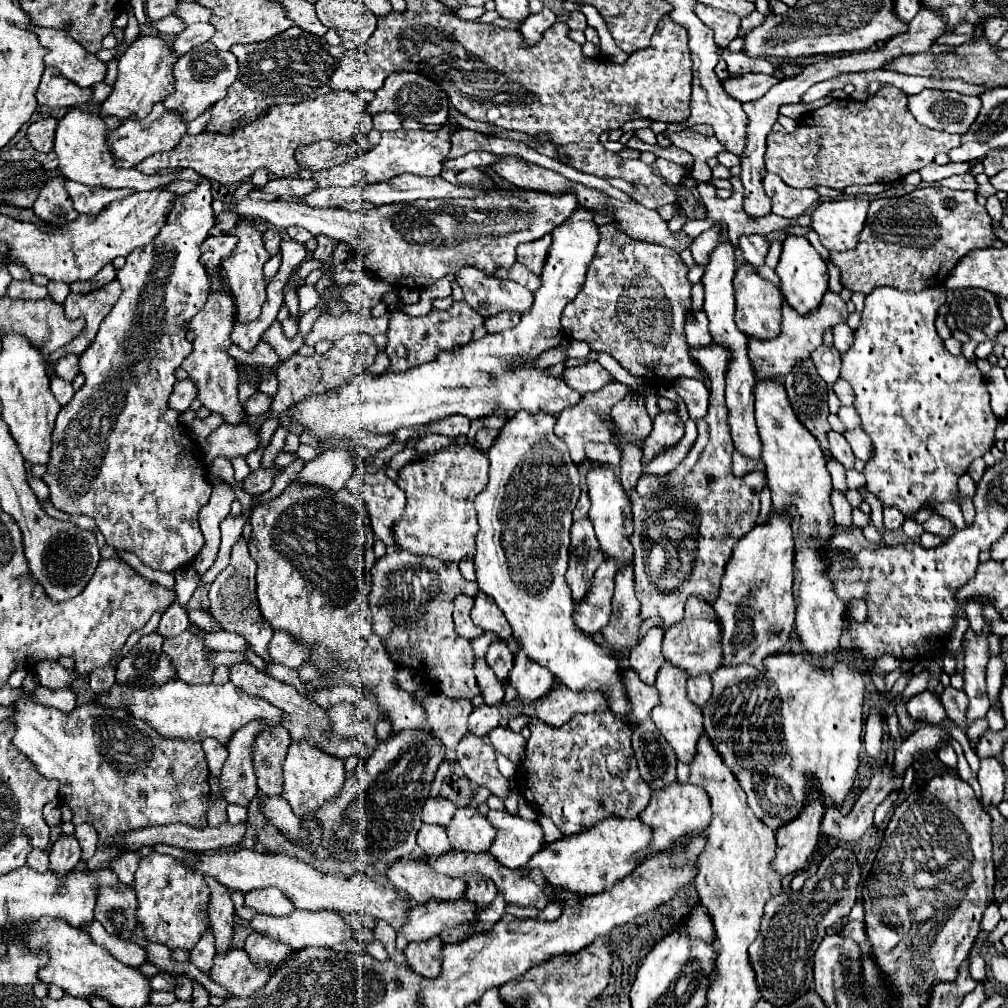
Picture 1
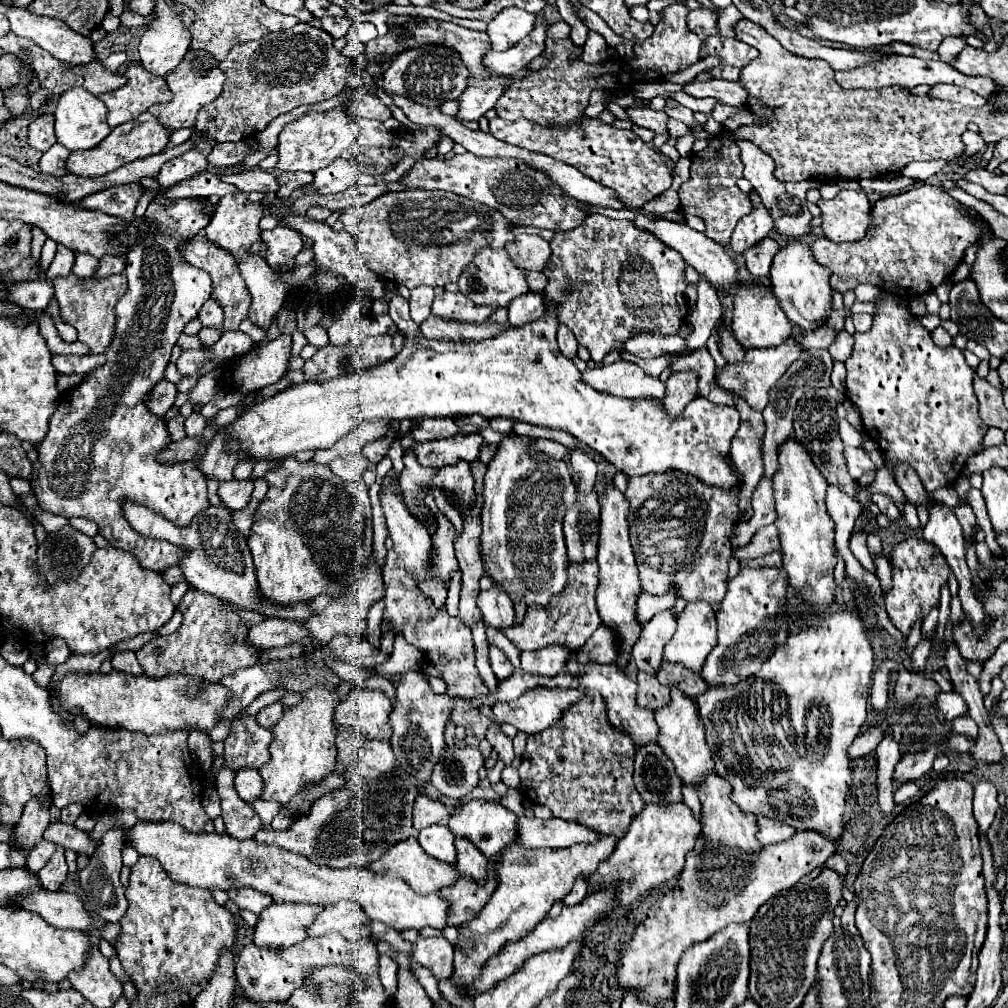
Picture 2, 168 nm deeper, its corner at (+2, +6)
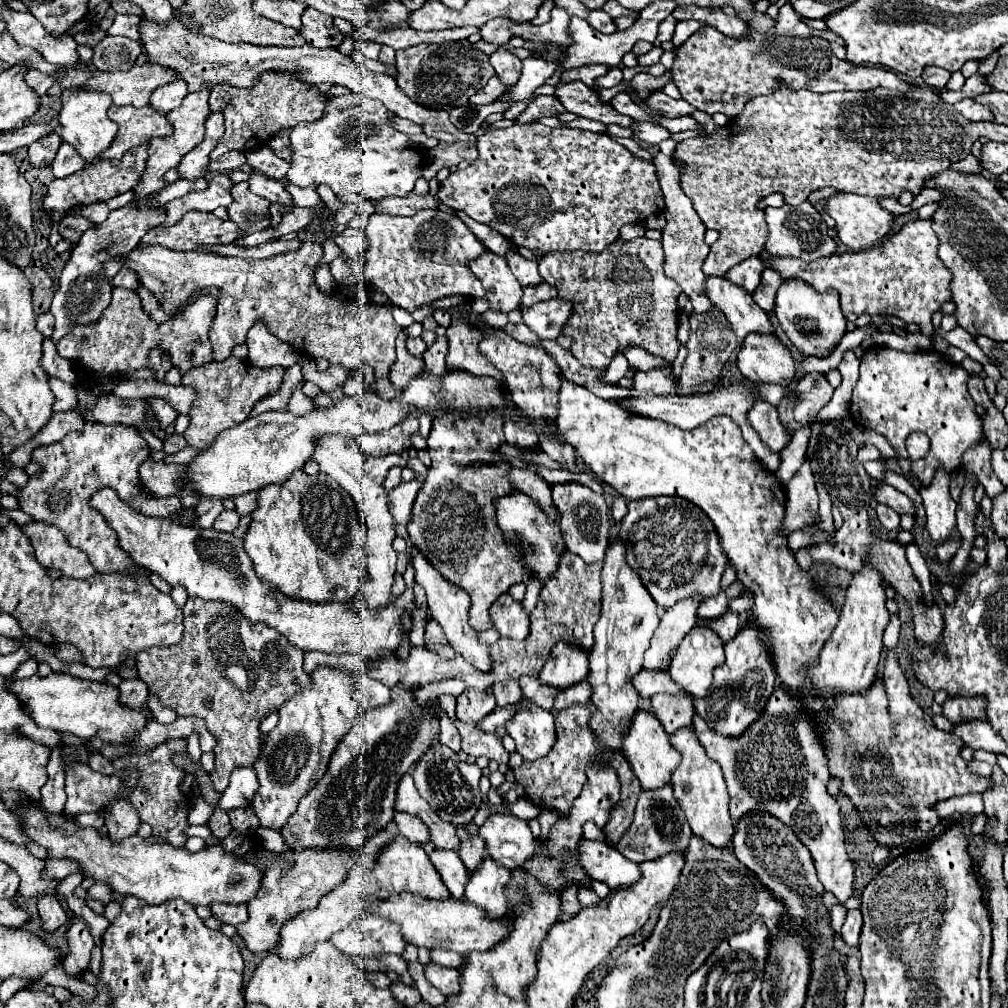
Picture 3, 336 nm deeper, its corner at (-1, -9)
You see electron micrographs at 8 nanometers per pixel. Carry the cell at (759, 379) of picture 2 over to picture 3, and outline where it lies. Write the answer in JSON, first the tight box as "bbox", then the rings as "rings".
{"bbox":[624,381,780,471],"rings":[[[736,381],[732,385],[718,385],[716,391],[712,393],[706,393],[706,395],[698,395],[698,393],[686,393],[686,395],[670,395],[670,397],[658,397],[658,395],[640,395],[640,397],[634,397],[634,399],[628,399],[624,401],[624,409],[628,411],[636,411],[640,413],[642,417],[650,417],[650,419],[660,419],[660,421],[666,421],[670,425],[676,425],[680,429],[694,429],[702,423],[706,423],[708,419],[716,417],[716,415],[726,415],[730,419],[734,419],[738,423],[738,427],[742,429],[742,437],[746,439],[746,443],[750,443],[750,447],[754,449],[756,457],[766,465],[768,471],[778,471],[780,467],[780,455],[776,455],[774,451],[770,451],[770,447],[766,447],[762,443],[762,439],[758,437],[758,433],[752,429],[752,425],[748,423],[748,411],[752,409],[756,401],[756,395],[750,393],[750,389],[744,387],[744,383]]]}

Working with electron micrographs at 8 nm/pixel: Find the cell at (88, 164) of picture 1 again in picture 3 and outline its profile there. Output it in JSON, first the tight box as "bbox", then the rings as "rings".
{"bbox":[62,89,114,163],"rings":[[[76,89],[76,91],[64,91],[62,97],[62,139],[66,139],[70,145],[74,145],[74,149],[78,149],[78,153],[90,163],[94,161],[114,139],[114,123],[108,119],[106,111],[112,107],[112,97],[106,95],[104,91],[98,89]]]}

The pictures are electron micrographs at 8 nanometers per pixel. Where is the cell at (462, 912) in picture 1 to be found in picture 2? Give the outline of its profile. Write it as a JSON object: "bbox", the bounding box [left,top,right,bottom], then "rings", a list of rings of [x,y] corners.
{"bbox":[439,864,497,926],"rings":[[[489,864],[489,876],[491,880],[487,880],[485,888],[475,888],[475,884],[471,884],[469,880],[463,880],[461,876],[455,886],[439,890],[441,898],[449,904],[449,910],[447,910],[449,926],[461,926],[465,922],[471,922],[481,912],[481,908],[487,904],[487,896],[491,898],[491,894],[497,888],[491,864]]]}

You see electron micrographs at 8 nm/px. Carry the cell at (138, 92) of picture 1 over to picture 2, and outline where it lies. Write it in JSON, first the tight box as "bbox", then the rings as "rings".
{"bbox":[99,62,171,128],"rings":[[[133,62],[125,70],[127,84],[113,92],[105,92],[99,98],[107,106],[107,124],[111,128],[135,120],[151,104],[171,100],[171,90],[165,78],[147,72],[141,62]]]}

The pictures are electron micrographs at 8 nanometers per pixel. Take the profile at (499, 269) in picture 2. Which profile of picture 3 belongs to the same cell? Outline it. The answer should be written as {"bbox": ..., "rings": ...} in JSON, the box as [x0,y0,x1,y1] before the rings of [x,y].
{"bbox":[470,251,522,313],"rings":[[[486,251],[484,255],[480,255],[478,259],[474,259],[470,263],[470,269],[482,281],[492,309],[508,313],[512,309],[520,307],[522,287],[514,279],[514,275],[502,255]]]}

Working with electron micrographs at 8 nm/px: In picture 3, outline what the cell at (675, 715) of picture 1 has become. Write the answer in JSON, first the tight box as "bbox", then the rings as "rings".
{"bbox":[670,727,734,849],"rings":[[[684,727],[682,731],[676,731],[674,735],[670,735],[670,743],[682,755],[682,761],[672,775],[672,789],[674,789],[674,797],[678,799],[678,805],[682,807],[692,827],[692,833],[712,847],[718,847],[718,849],[730,847],[734,837],[734,823],[728,813],[730,797],[728,797],[726,783],[718,763],[706,755],[704,747],[698,743],[690,727]]]}

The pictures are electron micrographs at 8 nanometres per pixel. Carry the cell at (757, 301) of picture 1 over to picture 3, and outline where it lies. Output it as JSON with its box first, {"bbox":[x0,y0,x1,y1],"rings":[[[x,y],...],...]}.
{"bbox":[736,335,796,385],"rings":[[[748,335],[738,351],[736,361],[744,379],[752,383],[790,385],[796,367],[790,351],[778,339],[762,339],[762,335]]]}

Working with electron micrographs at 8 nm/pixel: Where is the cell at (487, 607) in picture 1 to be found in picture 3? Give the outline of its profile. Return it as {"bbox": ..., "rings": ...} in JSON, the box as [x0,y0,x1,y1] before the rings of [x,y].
{"bbox":[490,593,530,639],"rings":[[[508,593],[496,599],[494,607],[490,609],[492,623],[502,637],[510,639],[526,639],[530,635],[530,617],[524,611],[520,601],[514,601]]]}

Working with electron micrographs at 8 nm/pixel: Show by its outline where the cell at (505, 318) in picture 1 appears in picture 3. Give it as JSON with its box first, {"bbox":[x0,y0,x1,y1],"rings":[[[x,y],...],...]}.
{"bbox":[522,297,574,339],"rings":[[[560,297],[550,299],[546,303],[536,303],[534,307],[522,307],[524,323],[540,339],[558,339],[572,311],[574,311],[574,303]]]}

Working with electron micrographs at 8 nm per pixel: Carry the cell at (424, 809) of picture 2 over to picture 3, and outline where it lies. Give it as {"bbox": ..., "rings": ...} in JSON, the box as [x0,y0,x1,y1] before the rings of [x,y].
{"bbox":[394,811,428,845],"rings":[[[398,811],[398,813],[394,815],[394,823],[398,825],[400,833],[402,833],[408,841],[420,843],[420,845],[426,843],[428,831],[426,831],[426,825],[424,825],[418,817],[414,817],[414,815],[410,815],[410,813],[400,813],[400,811]]]}

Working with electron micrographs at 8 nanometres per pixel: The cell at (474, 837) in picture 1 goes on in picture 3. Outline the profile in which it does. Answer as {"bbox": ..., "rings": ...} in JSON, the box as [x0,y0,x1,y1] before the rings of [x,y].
{"bbox":[478,813,536,871],"rings":[[[512,813],[490,815],[478,833],[484,837],[490,857],[510,871],[534,855],[536,841],[528,823]]]}

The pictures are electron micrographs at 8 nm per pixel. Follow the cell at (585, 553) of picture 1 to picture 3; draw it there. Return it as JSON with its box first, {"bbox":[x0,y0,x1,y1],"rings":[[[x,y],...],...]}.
{"bbox":[552,481,610,563],"rings":[[[568,481],[568,483],[558,483],[552,487],[552,501],[562,515],[560,529],[562,529],[566,549],[574,555],[580,555],[586,563],[602,561],[610,545],[610,537],[608,537],[610,521],[608,521],[608,507],[604,497],[576,481]]]}

